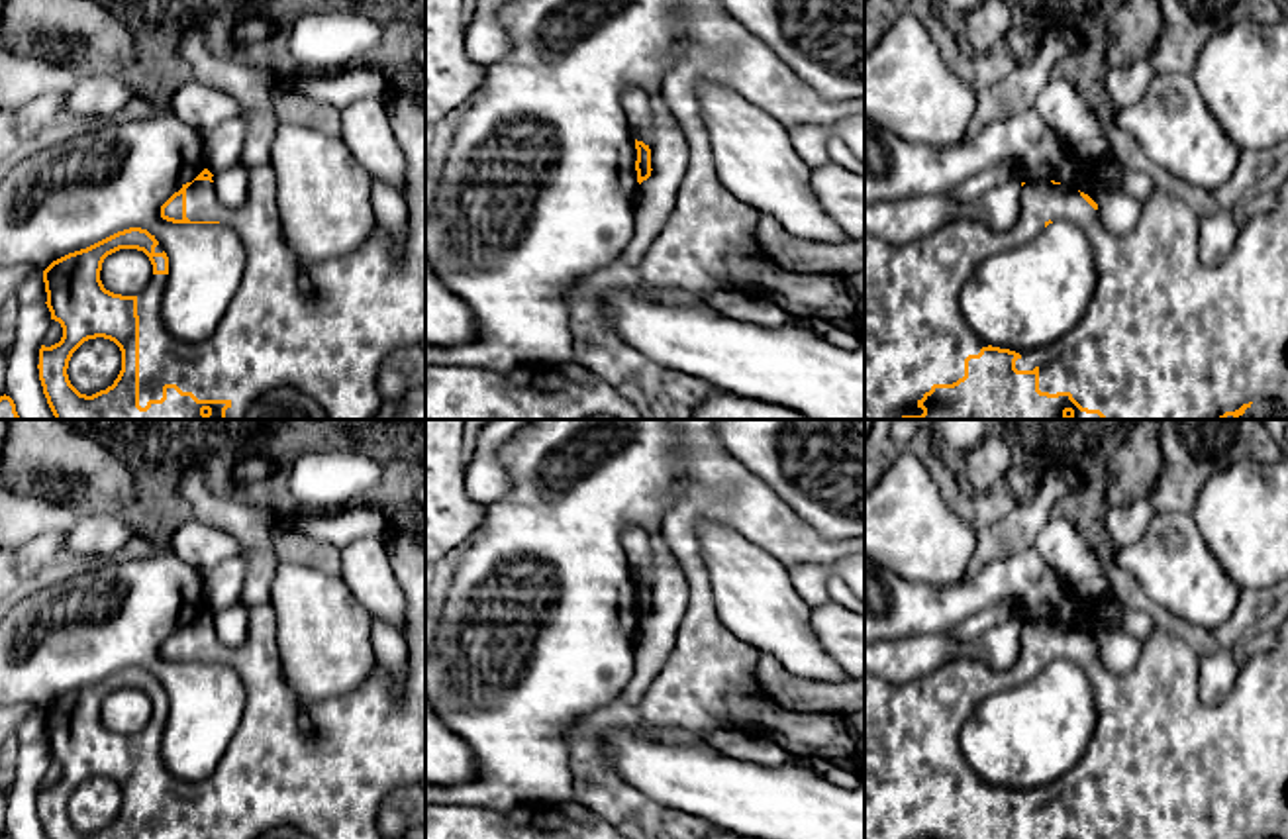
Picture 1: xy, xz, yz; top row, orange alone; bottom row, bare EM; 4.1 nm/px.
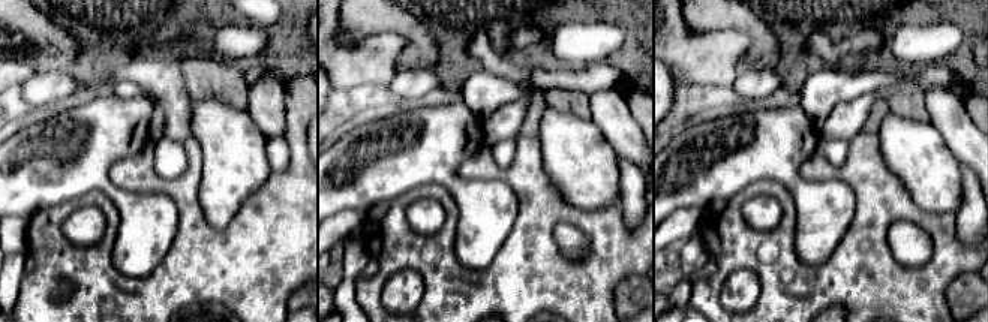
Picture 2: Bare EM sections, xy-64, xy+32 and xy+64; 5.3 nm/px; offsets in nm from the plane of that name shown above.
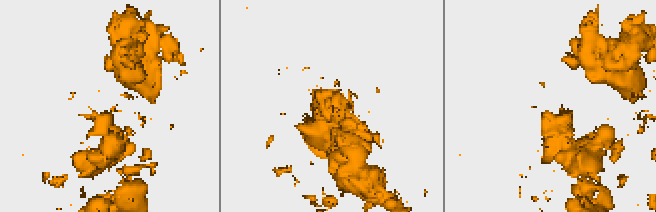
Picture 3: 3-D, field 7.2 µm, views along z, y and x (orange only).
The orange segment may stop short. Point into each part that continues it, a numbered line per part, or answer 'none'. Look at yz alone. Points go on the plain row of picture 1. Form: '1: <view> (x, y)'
1: yz (1161, 765)

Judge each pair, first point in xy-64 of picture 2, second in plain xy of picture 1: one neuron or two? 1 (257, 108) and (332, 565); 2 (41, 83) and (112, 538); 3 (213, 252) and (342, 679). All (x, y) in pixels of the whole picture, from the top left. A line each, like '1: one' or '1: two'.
1: two
2: one
3: two

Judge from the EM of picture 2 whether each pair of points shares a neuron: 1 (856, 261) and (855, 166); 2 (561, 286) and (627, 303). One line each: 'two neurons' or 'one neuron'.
1: one neuron
2: two neurons

